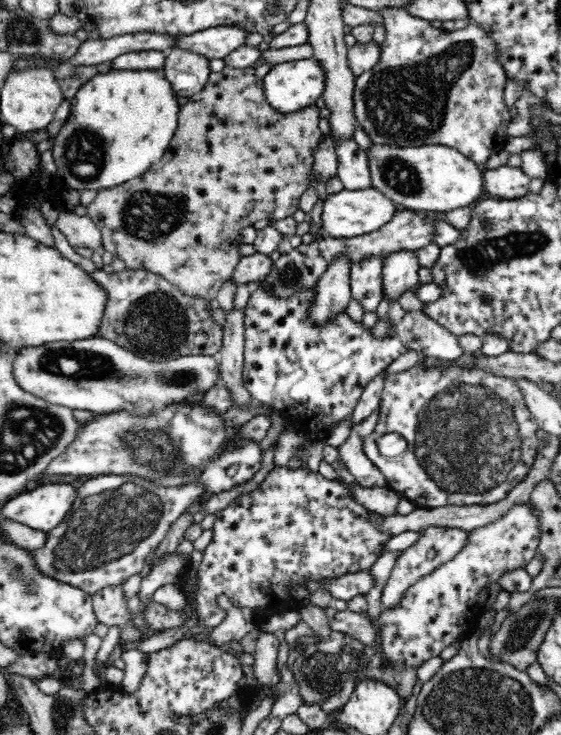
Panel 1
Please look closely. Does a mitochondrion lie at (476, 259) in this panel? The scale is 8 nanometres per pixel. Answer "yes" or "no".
yes

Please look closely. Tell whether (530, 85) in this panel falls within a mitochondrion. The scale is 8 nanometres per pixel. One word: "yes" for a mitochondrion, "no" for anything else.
no

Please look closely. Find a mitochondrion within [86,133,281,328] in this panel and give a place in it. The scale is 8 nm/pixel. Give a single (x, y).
(149, 218)

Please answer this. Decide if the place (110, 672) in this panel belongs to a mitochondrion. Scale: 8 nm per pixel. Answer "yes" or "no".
no

